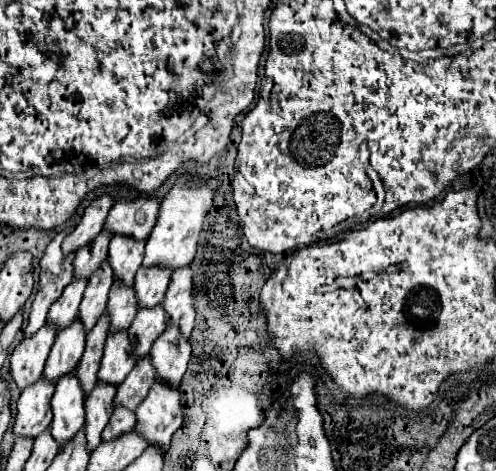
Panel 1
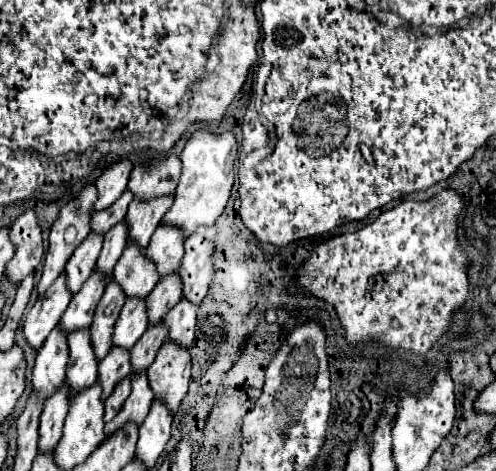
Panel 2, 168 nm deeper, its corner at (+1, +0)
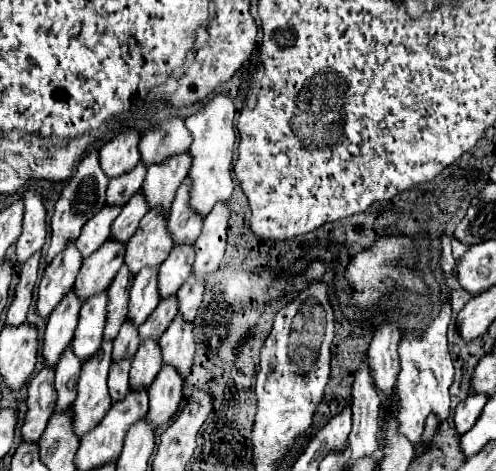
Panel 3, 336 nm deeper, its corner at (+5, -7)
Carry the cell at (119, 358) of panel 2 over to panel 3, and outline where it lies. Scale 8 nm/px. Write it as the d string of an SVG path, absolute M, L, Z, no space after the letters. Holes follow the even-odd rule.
M125 322L125 324L121 326L117 338L113 340L111 360L113 360L113 362L119 362L119 360L123 360L123 358L133 360L137 348L139 348L139 332L137 332L137 328L133 328L129 322Z

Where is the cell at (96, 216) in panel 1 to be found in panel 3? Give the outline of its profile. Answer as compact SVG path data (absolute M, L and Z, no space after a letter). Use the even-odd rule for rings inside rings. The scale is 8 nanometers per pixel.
M127 130L99 150L99 162L109 180L113 180L115 176L123 176L123 172L131 172L131 168L135 168L135 164L139 162L137 144L137 132Z

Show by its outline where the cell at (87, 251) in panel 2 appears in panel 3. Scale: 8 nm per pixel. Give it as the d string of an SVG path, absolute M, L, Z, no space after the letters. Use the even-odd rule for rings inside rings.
M119 206L103 208L101 212L97 212L97 214L83 226L81 236L79 236L79 240L75 242L75 246L79 248L79 252L81 252L83 258L91 256L95 250L99 250L99 248L107 242L111 222L119 216L119 212L121 212Z

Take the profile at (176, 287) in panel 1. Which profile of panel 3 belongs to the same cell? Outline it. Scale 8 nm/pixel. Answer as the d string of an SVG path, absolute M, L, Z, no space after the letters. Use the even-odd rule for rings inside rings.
M217 204L203 220L203 230L193 244L195 248L193 274L199 276L199 280L207 280L211 274L219 270L225 252L227 218L229 218L229 206Z

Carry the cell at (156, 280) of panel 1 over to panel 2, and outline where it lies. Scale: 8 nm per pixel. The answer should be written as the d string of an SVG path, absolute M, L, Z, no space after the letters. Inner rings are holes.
M159 225L157 231L151 237L151 243L147 247L147 257L155 261L159 275L175 273L183 259L183 241L185 233L183 229L177 229L175 225Z

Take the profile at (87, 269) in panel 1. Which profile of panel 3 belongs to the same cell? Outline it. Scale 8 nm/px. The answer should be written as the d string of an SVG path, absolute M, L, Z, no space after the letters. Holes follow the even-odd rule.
M139 162L137 168L131 170L129 174L113 178L107 188L105 204L127 204L127 200L131 200L131 196L135 196L139 192L139 188L145 180L145 172L147 172L147 168Z

